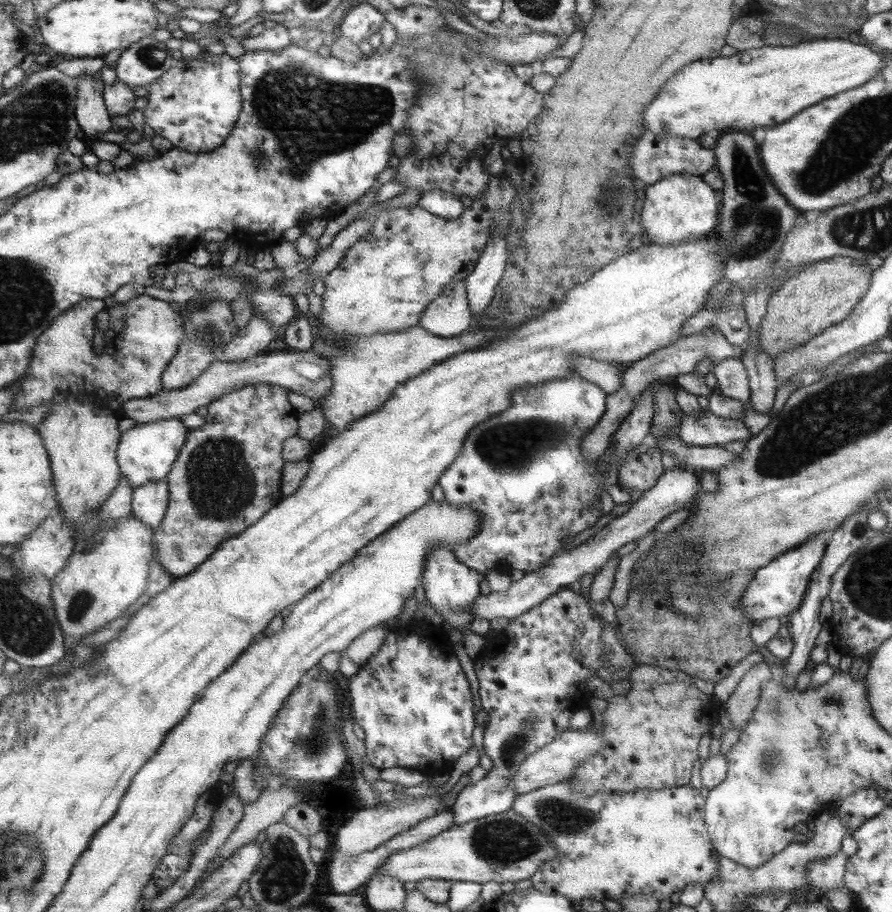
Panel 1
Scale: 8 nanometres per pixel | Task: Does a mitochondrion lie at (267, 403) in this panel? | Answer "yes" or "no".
no

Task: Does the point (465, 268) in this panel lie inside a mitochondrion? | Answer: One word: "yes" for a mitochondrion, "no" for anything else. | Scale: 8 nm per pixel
no

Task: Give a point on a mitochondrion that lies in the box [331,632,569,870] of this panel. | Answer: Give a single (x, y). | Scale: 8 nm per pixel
(514, 745)

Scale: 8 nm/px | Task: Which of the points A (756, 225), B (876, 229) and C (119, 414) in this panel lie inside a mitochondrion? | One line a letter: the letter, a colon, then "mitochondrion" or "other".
A: mitochondrion
B: mitochondrion
C: other

